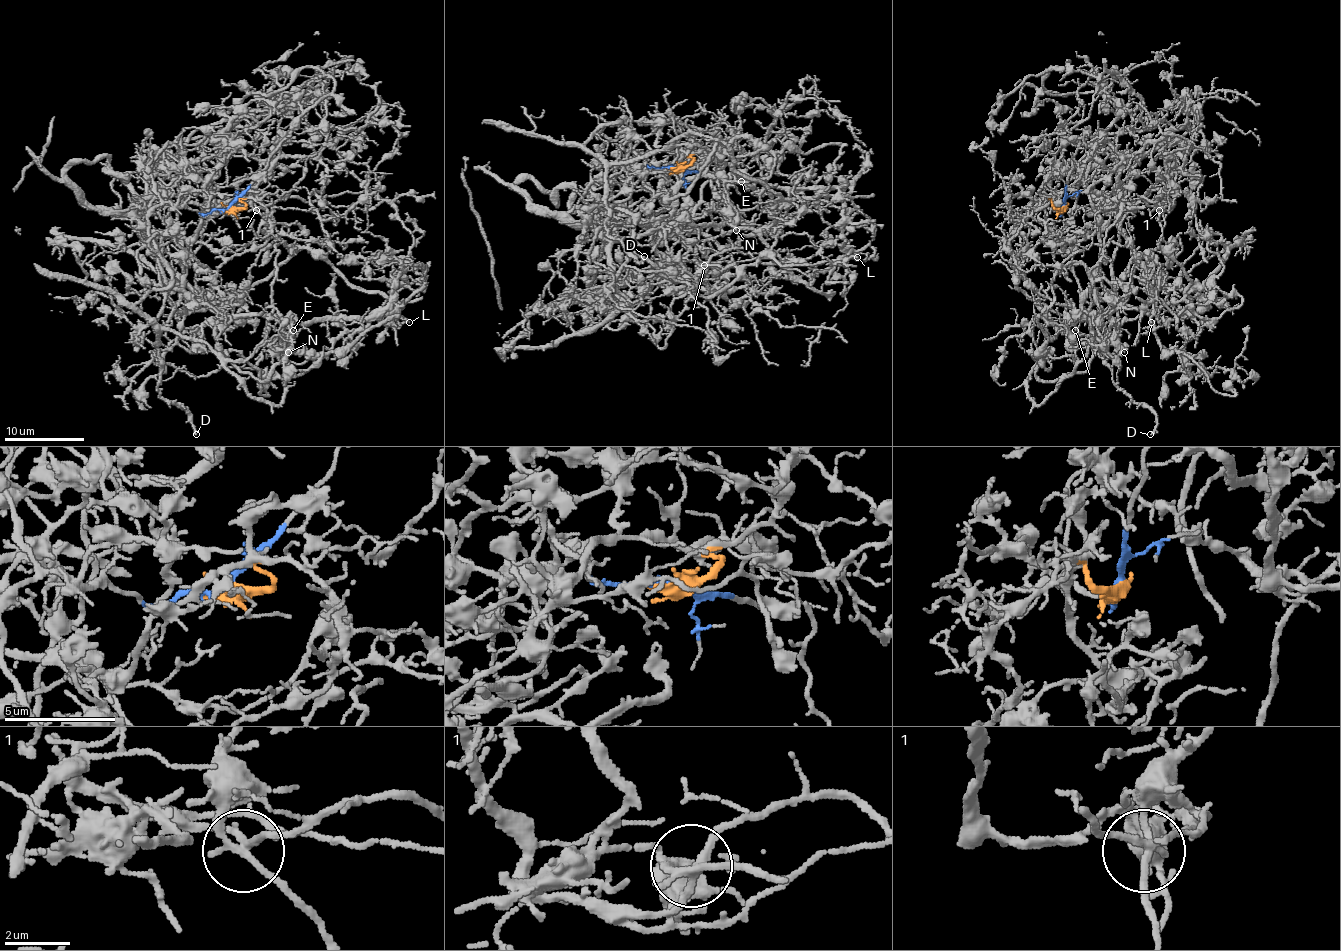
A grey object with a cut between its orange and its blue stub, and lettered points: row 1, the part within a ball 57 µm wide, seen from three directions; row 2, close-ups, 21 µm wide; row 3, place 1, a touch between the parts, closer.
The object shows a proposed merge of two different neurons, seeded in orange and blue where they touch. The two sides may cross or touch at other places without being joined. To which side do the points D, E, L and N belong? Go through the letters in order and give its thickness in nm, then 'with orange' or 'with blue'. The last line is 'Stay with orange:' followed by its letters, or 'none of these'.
D: 240 nm thick; with blue
E: 120 nm thick; with orange
L: 160 nm thick; with orange
N: 260 nm thick; with orange
Stay with orange: E, L, N

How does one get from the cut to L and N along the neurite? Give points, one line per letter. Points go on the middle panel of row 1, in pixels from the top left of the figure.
L: (675, 169), (693, 159), (649, 153), (615, 209), (671, 223), (687, 261), (735, 267), (857, 257)
N: (675, 169), (693, 159), (651, 151), (629, 179), (643, 179), (655, 195), (697, 177), (723, 177), (735, 231)

